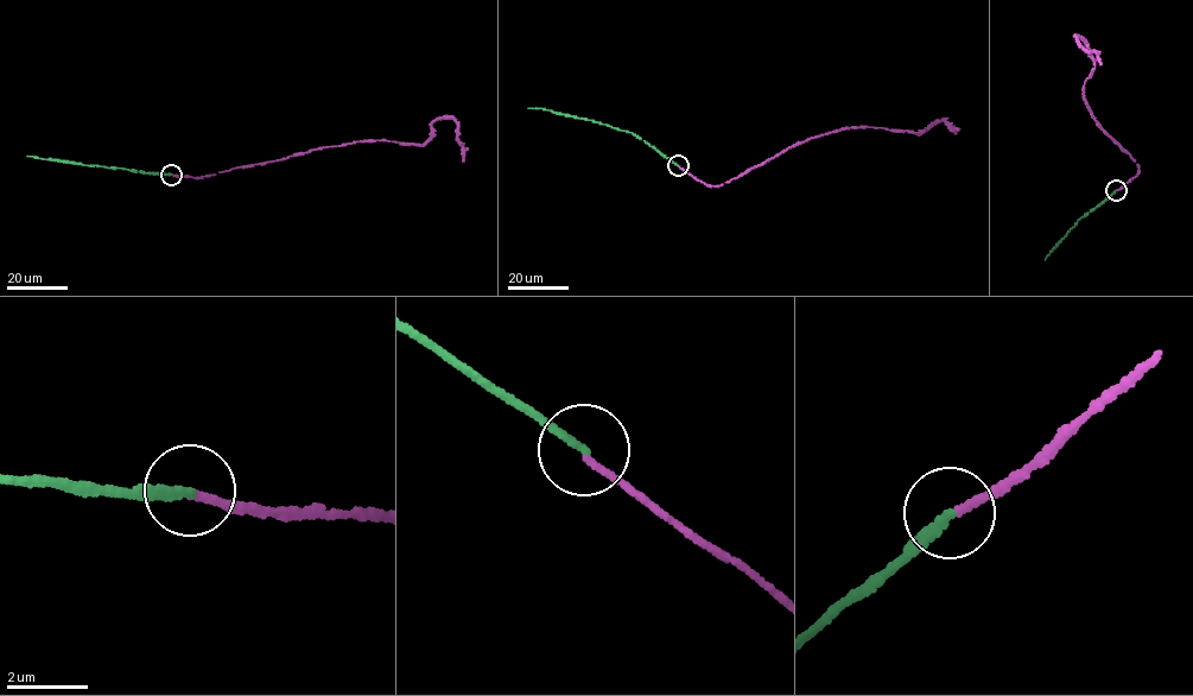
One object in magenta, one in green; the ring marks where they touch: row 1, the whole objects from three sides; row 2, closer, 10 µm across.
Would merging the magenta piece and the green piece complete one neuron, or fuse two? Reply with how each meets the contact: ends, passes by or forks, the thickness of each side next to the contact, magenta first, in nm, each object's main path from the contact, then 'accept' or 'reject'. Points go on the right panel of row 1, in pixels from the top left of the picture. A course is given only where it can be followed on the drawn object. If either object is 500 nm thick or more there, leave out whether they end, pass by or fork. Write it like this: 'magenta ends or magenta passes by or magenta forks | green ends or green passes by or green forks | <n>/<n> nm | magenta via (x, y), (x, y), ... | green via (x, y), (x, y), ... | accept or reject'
magenta ends | green ends | 170/190 nm | magenta via (1117, 190), (1137, 175), (1138, 165), (1098, 124), (1084, 100), (1095, 62), (1076, 36), (1101, 63) | green via (1116, 190), (1080, 217), (1045, 259) | reject

